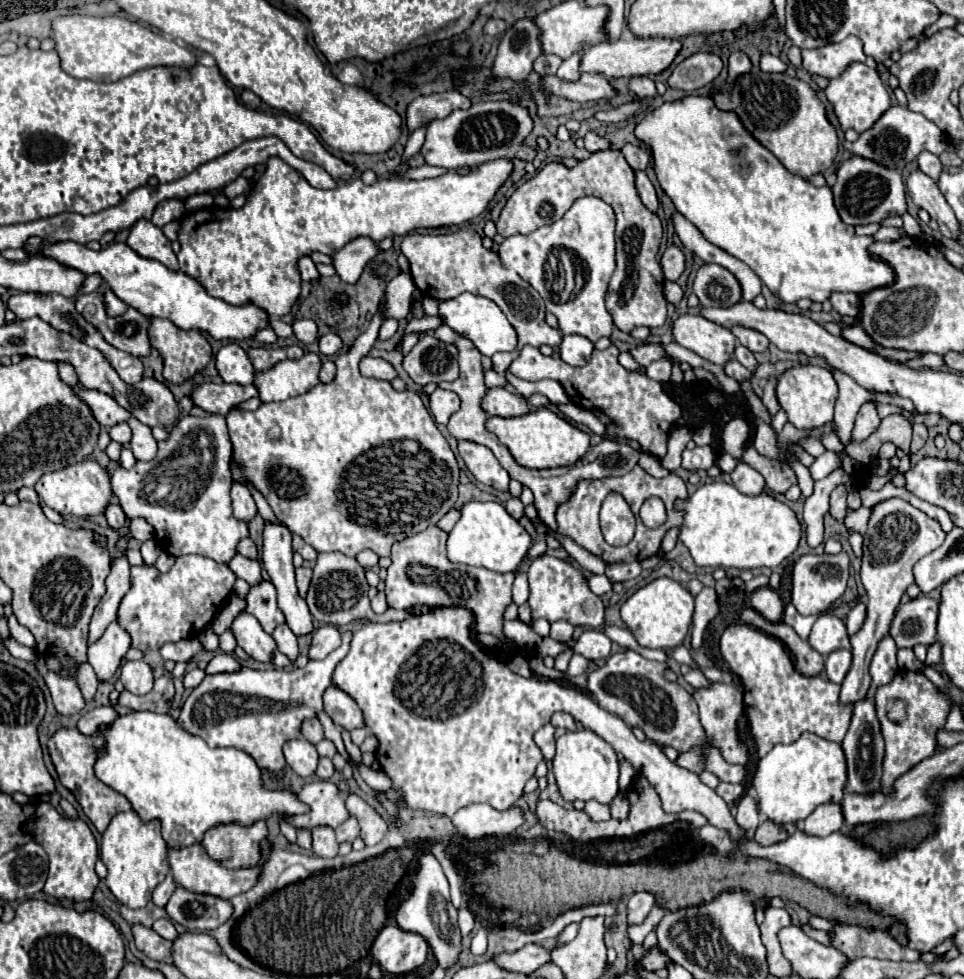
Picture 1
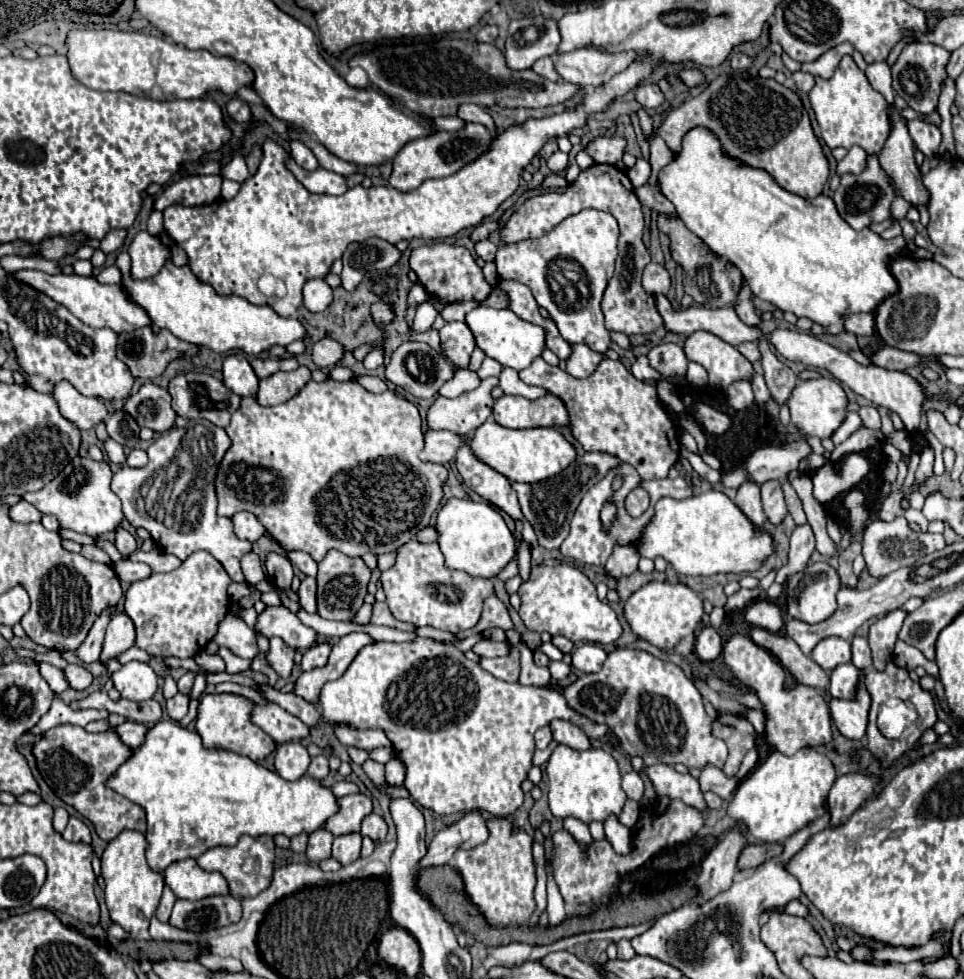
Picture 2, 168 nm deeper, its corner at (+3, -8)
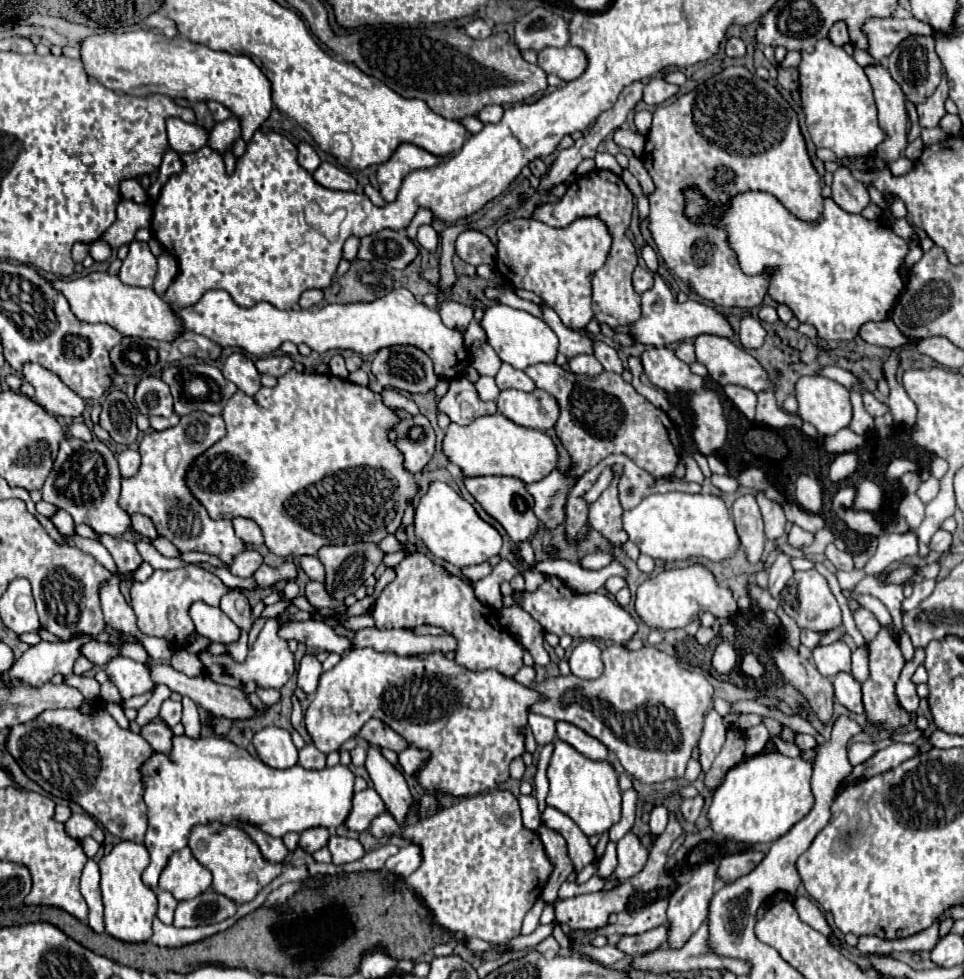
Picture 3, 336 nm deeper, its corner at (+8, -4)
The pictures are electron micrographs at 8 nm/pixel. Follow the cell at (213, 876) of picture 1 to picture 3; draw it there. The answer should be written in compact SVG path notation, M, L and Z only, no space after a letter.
M186 846L176 852L160 874L160 890L168 890L176 900L192 900L206 892L212 884L212 874L204 868Z

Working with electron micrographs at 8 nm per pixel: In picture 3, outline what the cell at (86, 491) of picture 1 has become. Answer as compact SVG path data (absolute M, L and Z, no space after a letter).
M66 436L60 442L56 468L44 482L42 494L46 502L66 510L76 524L88 524L94 532L104 532L110 536L122 536L132 530L130 516L120 508L120 470L118 460L112 450L96 436L90 442Z

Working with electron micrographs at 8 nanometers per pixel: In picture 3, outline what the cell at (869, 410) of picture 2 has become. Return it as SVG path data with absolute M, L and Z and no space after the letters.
M864 392L864 406L866 406L866 410L868 410L872 416L884 416L884 414L888 412L888 406L886 406L884 402L876 400L874 394L870 394L870 392Z

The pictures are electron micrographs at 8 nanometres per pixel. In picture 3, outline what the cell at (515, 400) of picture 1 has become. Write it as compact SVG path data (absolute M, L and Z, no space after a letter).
M502 390L498 400L498 410L512 422L536 428L536 430L548 430L556 424L560 408L558 402L544 390L534 392L520 392L520 390Z

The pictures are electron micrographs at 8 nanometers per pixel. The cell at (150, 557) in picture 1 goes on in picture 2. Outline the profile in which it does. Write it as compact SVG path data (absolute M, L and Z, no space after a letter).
M121 560L115 564L115 572L121 580L125 582L137 582L143 580L151 574L151 566L145 562L131 562L131 560Z

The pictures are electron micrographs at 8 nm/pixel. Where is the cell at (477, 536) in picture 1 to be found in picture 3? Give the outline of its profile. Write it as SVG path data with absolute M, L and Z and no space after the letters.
M430 482L428 490L422 494L414 514L414 534L424 542L434 558L440 558L456 568L482 564L496 556L502 548L502 536L496 532L496 528L486 524L476 514L472 504L468 504L444 482Z

